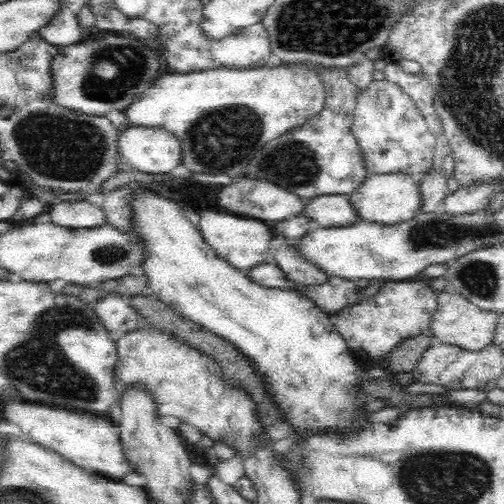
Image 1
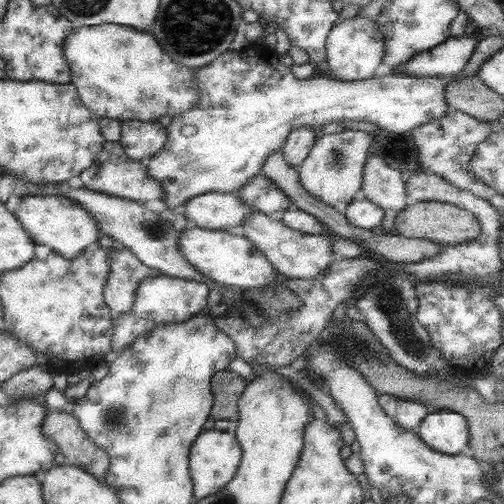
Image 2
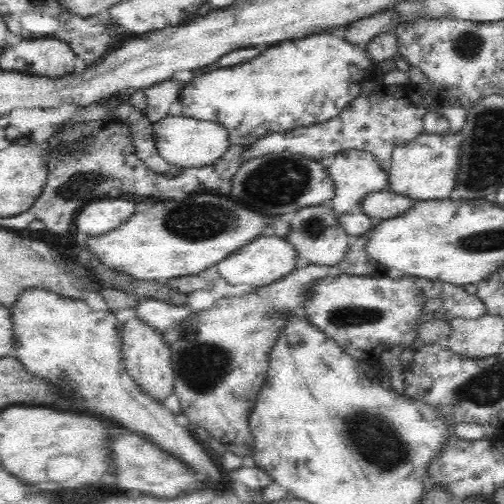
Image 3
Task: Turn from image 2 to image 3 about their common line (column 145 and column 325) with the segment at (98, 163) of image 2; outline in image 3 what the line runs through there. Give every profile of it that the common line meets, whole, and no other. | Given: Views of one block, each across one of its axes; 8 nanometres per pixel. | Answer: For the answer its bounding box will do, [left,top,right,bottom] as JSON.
[226,152,334,218]

